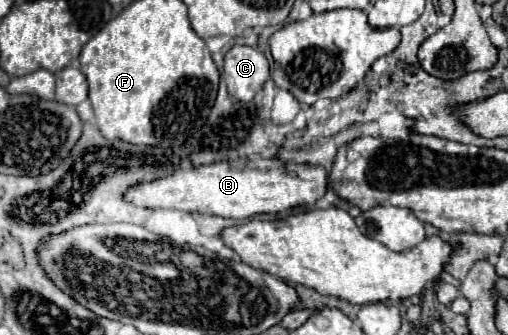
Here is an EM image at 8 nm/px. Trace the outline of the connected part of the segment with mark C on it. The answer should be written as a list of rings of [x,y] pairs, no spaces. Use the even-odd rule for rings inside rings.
[[[235,44],[225,54],[223,74],[229,94],[241,102],[249,102],[269,78],[269,62],[257,48]]]

